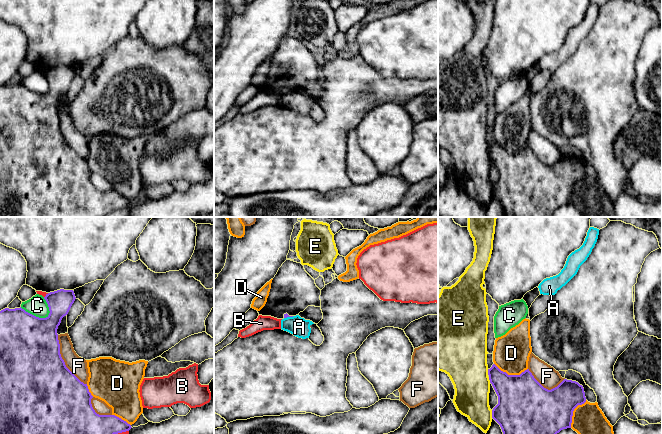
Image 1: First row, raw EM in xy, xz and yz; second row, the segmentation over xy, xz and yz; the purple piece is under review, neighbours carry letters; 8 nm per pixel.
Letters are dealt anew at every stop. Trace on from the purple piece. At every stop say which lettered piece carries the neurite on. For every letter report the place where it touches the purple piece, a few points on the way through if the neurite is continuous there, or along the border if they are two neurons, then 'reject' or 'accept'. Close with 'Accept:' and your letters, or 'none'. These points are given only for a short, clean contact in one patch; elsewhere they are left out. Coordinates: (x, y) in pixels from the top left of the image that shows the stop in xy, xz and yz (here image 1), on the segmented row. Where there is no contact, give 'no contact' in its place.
A: contact xz (288, 316); border xz (293, 316), (284, 318); reject
B: contact xy (122, 431); reject
C: contact xy (35, 316); reject
D: contact yz (511, 375); reject
E: contact yz (492, 414); reject
F: contact xy (63, 361); reject
Accept: none

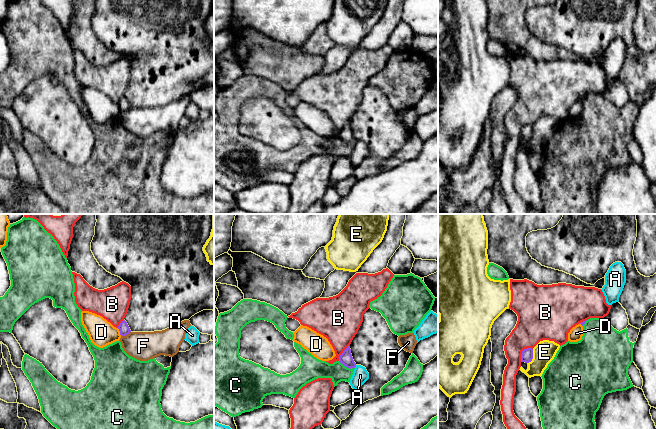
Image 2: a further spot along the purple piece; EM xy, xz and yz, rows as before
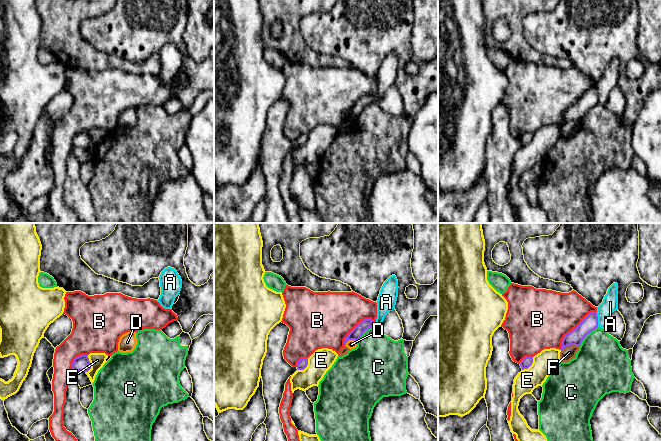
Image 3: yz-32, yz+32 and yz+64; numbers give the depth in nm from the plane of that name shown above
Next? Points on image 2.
A: contact xz (355, 366); border xz (356, 365), (354, 367); reject
B: contact yz (522, 352); reject
C: contact xz (347, 367); reject
D: contact xy (120, 332); border xy (117, 328), (121, 335); reject
E: contact yz (532, 356); reject
F: contact xy (125, 335); reject
Accept: none

